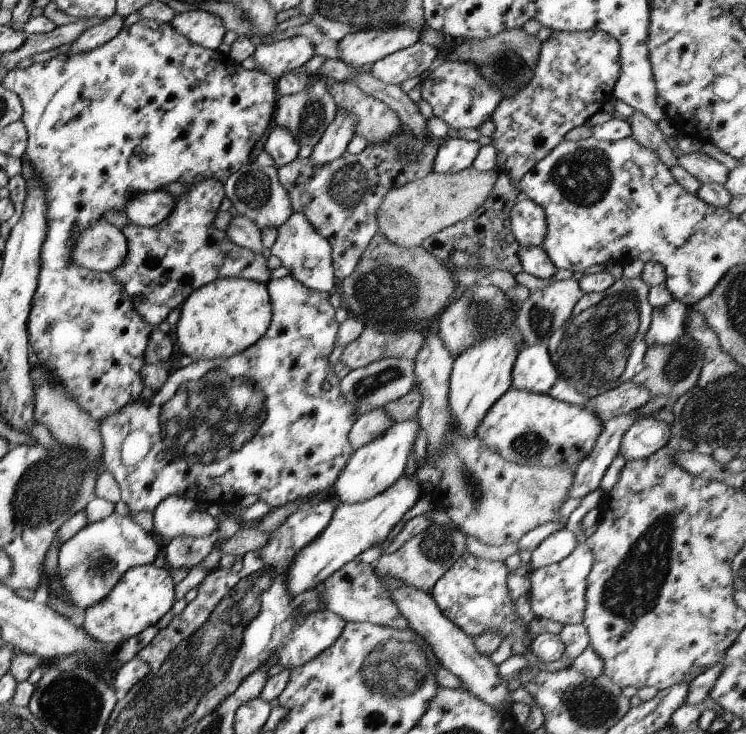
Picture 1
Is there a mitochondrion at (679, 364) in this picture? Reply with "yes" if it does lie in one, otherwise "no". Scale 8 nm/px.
yes

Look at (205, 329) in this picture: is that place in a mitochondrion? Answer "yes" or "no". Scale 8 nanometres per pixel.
no

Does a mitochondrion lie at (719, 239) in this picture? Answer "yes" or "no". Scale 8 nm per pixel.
no

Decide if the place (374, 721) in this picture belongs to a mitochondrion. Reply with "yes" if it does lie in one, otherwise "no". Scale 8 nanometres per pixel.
yes

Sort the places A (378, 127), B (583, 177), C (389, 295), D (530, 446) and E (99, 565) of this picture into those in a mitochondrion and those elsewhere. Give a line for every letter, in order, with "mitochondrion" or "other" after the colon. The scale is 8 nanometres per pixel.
A: mitochondrion
B: mitochondrion
C: mitochondrion
D: mitochondrion
E: mitochondrion

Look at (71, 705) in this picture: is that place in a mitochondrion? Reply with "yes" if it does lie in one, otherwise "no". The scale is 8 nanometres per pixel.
yes

